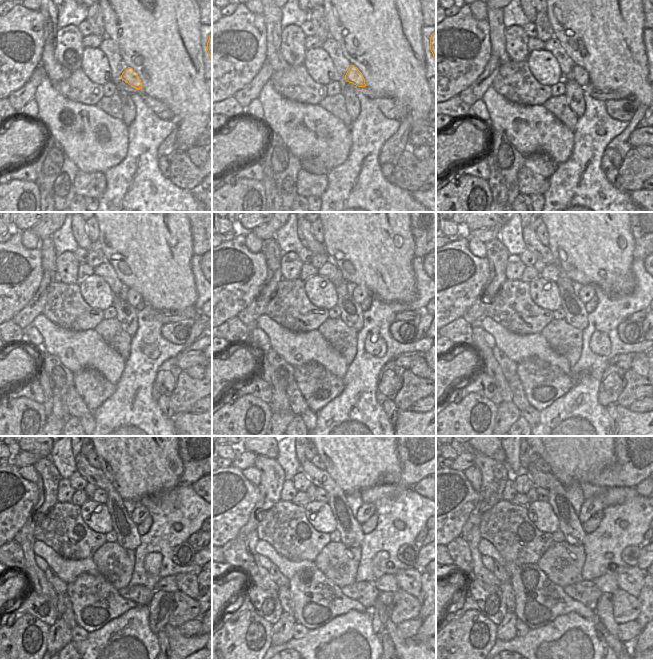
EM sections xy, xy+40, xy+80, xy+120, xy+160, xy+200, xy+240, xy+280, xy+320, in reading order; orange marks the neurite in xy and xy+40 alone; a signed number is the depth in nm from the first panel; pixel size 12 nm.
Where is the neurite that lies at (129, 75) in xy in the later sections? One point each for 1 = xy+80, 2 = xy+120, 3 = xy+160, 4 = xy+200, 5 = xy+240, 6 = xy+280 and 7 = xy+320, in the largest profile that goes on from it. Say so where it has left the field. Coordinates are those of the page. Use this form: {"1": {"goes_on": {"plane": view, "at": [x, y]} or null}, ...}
{"1": {"goes_on": {"plane": "xy+80", "at": [580, 75]}}, "2": {"goes_on": {"plane": "xy+120", "at": [133, 297]}}, "3": {"goes_on": {"plane": "xy+160", "at": [360, 293]}}, "4": {"goes_on": {"plane": "xy+200", "at": [586, 292]}}, "5": {"goes_on": {"plane": "xy+240", "at": [140, 513]}}, "6": {"goes_on": {"plane": "xy+280", "at": [366, 510]}}, "7": {"goes_on": {"plane": "xy+320", "at": [612, 496]}}}

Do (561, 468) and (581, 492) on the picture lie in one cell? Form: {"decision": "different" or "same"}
{"decision": "different"}

